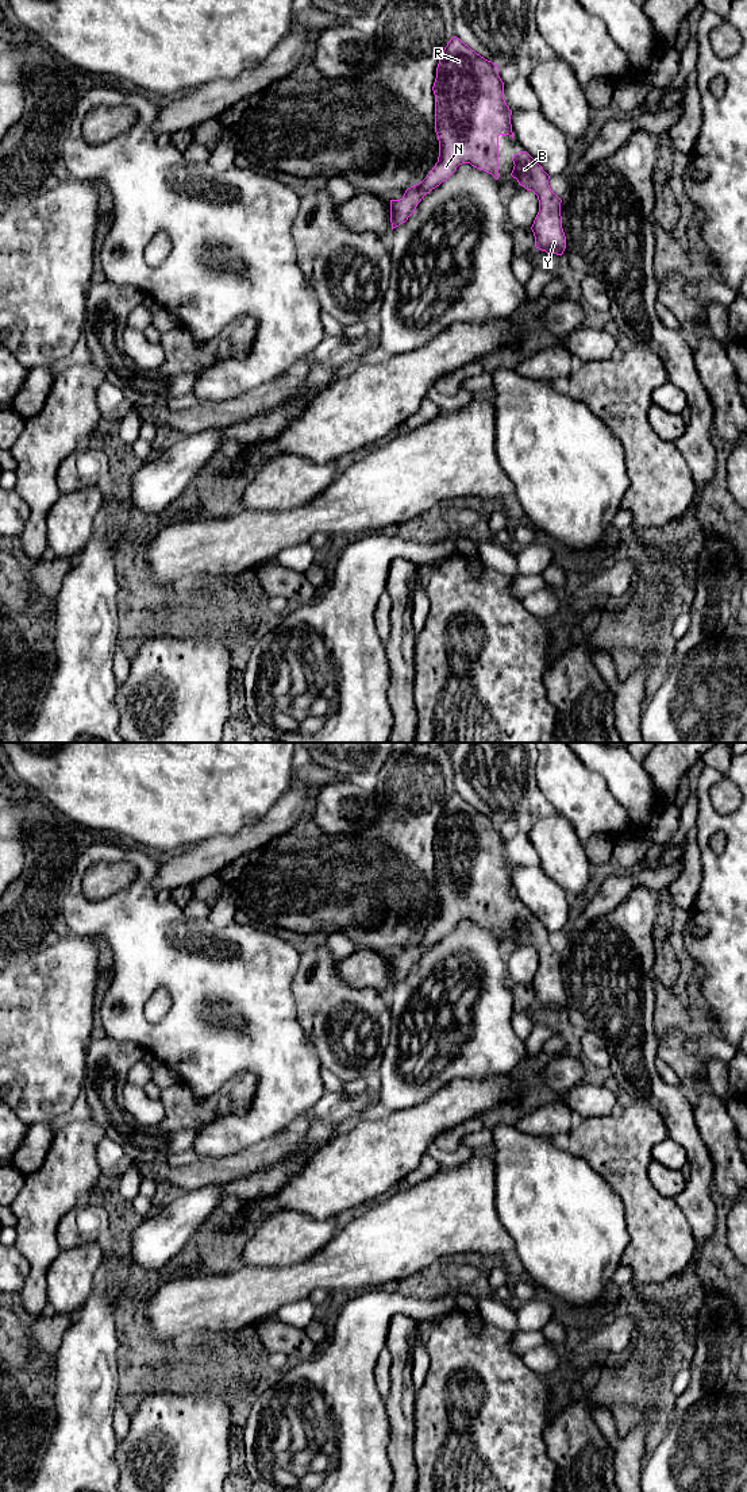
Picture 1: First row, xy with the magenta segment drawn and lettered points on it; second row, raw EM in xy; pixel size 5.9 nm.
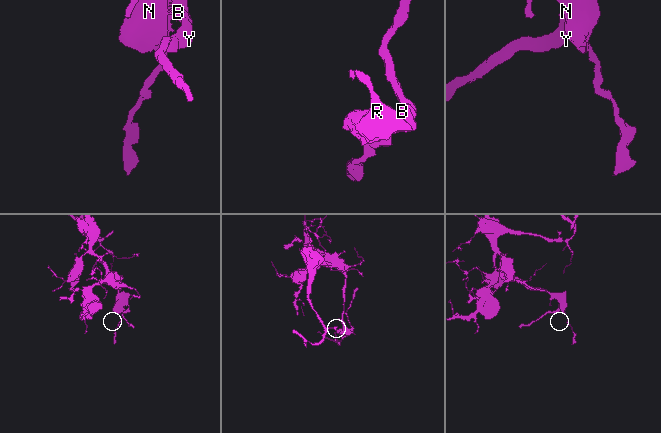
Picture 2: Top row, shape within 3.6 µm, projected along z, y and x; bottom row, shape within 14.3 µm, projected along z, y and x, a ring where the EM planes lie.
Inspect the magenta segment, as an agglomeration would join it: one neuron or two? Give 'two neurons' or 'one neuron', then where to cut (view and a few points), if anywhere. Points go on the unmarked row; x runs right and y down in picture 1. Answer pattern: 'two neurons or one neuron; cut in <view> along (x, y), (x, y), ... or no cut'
one neuron; no cut

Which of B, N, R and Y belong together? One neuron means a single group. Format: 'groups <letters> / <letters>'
groups B N R Y

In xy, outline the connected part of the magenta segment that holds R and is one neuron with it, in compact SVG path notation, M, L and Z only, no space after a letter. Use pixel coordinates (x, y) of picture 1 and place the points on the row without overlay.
M457 793L450 795L442 809L432 847L435 888L439 897L438 918L427 933L408 944L400 956L390 956L392 986L405 979L421 955L446 937L462 920L470 920L498 936L498 892L513 894L512 867L504 856L504 838L498 832L498 822L477 810Z

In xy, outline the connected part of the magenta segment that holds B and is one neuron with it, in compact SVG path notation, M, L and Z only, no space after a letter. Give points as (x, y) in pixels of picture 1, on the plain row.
M519 907L512 917L515 922L511 932L519 941L532 947L539 956L539 968L531 983L535 1003L547 1010L562 1011L566 1005L561 972L562 956L548 941L550 932L527 907Z

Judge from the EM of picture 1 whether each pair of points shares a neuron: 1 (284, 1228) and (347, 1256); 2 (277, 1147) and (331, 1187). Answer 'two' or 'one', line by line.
1: two
2: two

